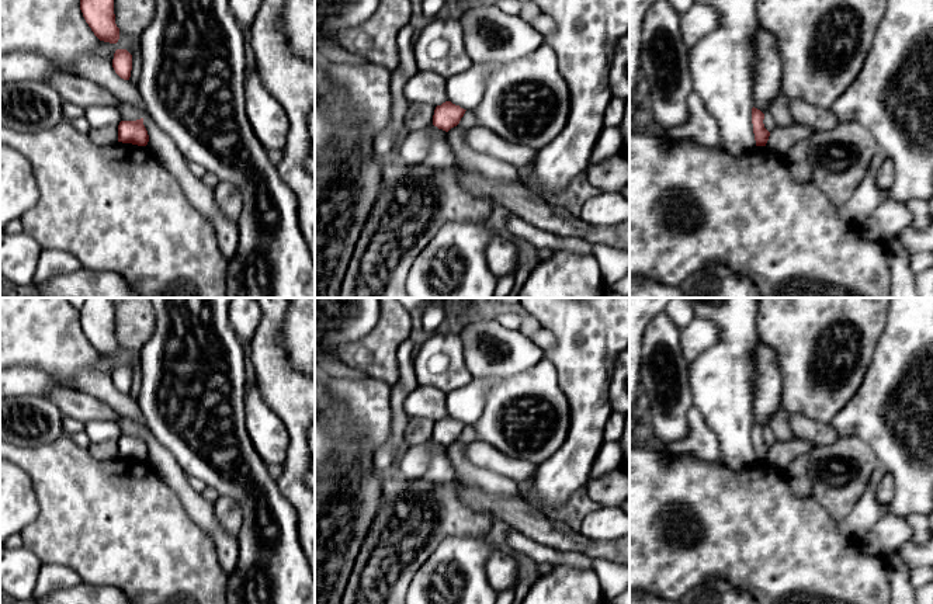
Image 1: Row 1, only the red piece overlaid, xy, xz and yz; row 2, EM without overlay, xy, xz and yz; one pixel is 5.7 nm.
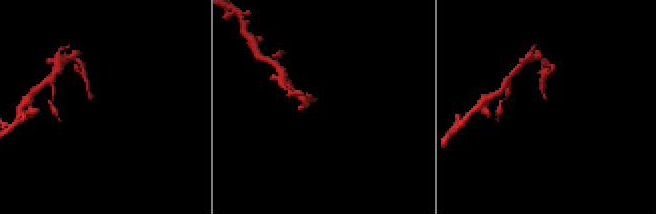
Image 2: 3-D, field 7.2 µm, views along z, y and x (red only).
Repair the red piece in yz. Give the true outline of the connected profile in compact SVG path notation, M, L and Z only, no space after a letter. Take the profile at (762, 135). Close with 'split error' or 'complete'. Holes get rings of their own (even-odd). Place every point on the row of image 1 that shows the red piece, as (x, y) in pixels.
M753 107L752 124L753 124L756 146L766 146L770 136L770 132L764 128L763 119L764 119L764 114L760 110Z; complete

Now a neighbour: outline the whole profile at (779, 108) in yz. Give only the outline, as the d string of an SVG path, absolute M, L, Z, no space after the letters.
M780 94L769 104L769 115L773 118L776 126L790 126L794 124L792 114L790 111L790 98Z

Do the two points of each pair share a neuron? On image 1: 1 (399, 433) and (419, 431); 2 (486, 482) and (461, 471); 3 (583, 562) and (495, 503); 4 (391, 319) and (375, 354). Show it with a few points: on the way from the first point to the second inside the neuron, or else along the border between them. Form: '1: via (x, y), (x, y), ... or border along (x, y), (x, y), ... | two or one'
1: border along (410, 420), (406, 429), (406, 438) | two
2: via (481, 478), (467, 472) | one
3: border along (537, 541), (561, 551), (578, 551), (592, 559) | two
4: via (391, 327), (380, 346) | one

